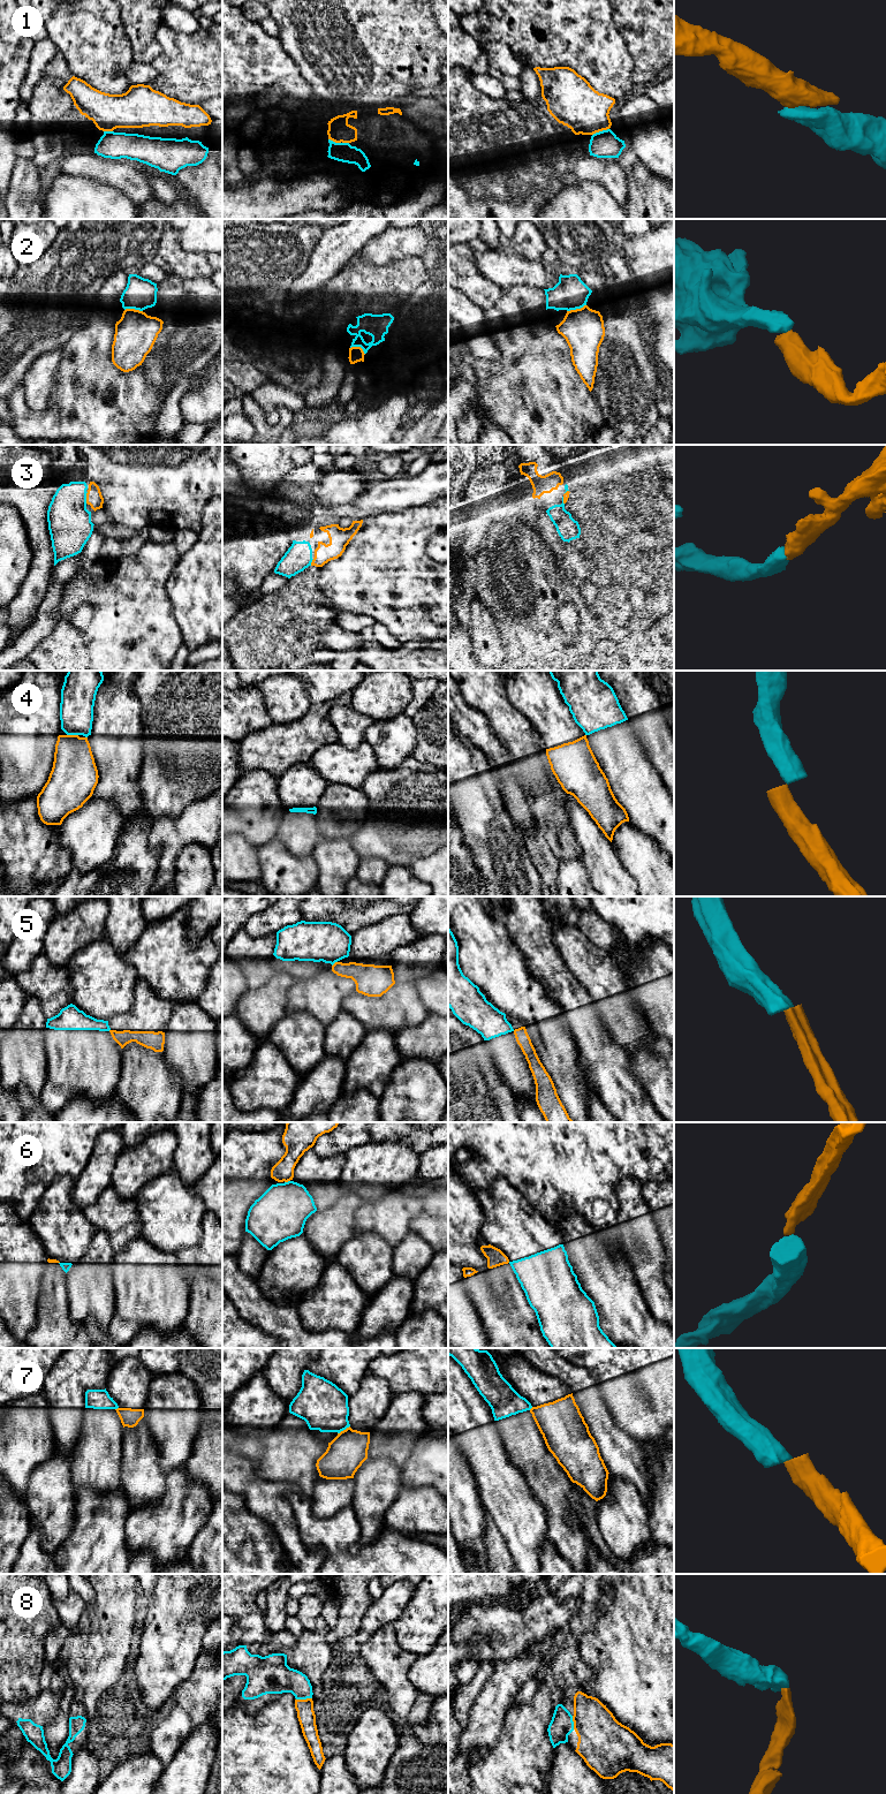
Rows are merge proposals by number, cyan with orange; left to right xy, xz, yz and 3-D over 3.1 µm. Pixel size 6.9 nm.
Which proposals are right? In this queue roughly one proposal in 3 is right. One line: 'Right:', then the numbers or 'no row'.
Right: 1, 2, 3, 8

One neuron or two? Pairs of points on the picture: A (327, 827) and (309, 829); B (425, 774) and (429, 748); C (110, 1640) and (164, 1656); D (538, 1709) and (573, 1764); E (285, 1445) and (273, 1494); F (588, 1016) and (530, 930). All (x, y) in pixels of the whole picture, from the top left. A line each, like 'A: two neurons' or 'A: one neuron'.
A: two neurons
B: two neurons
C: two neurons
D: two neurons
E: two neurons
F: one neuron

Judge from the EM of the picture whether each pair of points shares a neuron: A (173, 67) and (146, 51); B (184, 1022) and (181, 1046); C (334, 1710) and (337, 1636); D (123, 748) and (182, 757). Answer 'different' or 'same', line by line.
A: different
B: same
C: different
D: different

